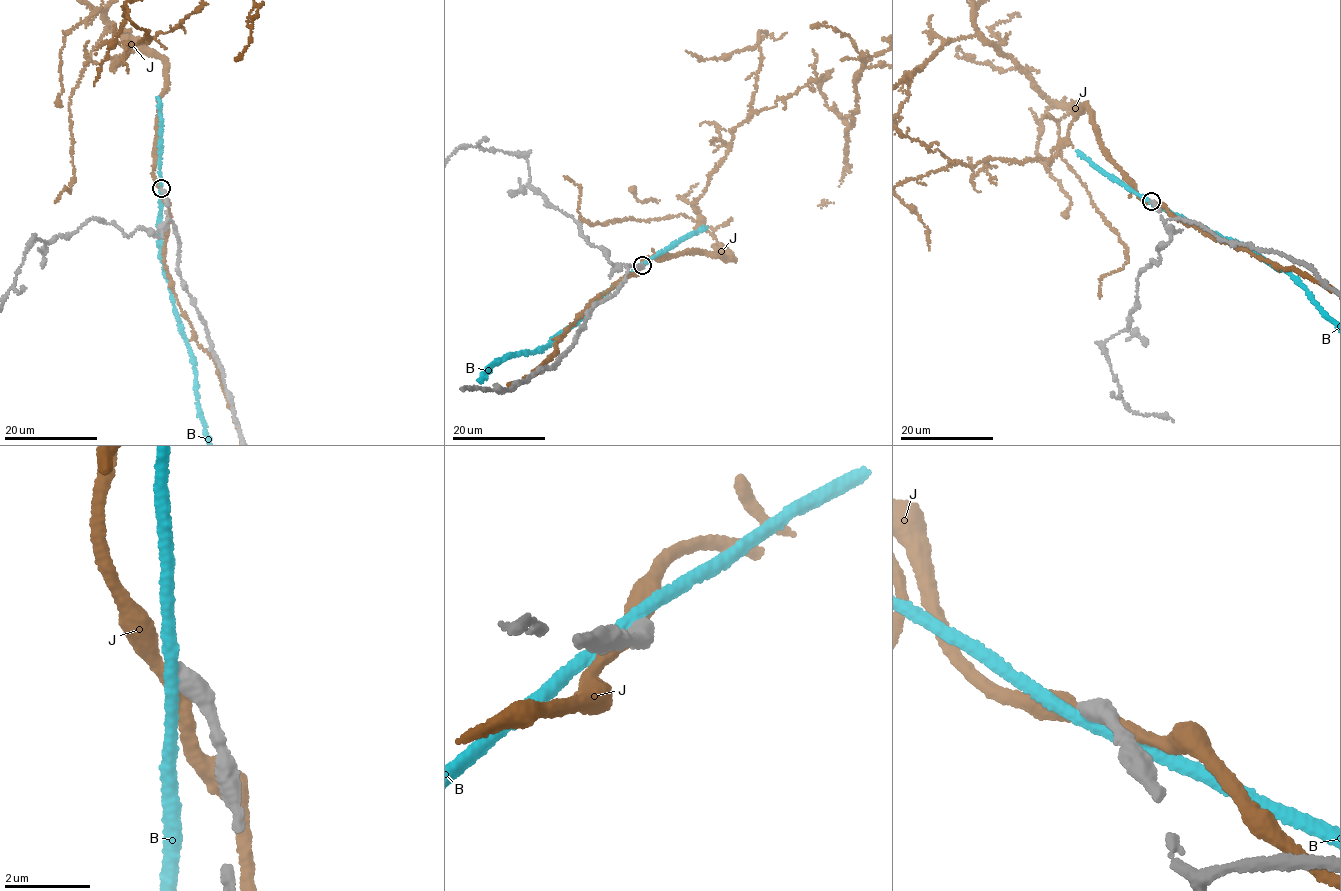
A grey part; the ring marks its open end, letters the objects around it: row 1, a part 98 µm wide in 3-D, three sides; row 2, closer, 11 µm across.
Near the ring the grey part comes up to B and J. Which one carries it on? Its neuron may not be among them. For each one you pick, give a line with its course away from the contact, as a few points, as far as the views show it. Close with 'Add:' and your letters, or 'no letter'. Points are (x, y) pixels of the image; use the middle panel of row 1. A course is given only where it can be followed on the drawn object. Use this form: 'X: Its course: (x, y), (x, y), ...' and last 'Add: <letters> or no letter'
Add: no letter

